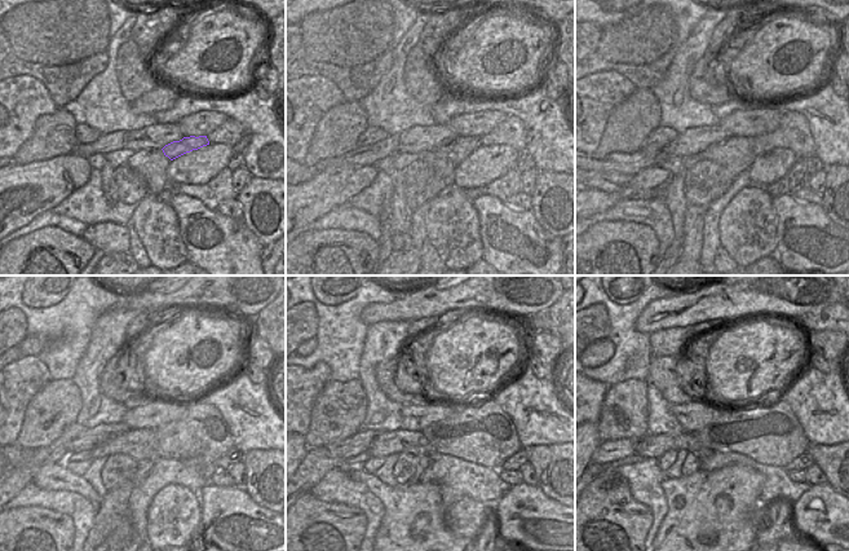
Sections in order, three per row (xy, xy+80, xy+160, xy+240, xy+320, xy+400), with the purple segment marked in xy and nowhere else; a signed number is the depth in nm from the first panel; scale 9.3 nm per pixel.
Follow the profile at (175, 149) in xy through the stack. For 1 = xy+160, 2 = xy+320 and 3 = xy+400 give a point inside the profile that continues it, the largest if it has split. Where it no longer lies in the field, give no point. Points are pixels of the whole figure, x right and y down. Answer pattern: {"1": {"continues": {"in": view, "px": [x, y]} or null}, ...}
{"1": {"continues": {"in": "xy+160", "px": [737, 154]}}, "2": {"continues": {"in": "xy+320", "px": [384, 444]}}, "3": {"continues": {"in": "xy+400", "px": [651, 445]}}}

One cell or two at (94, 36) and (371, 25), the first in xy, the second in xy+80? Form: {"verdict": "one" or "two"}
{"verdict": "one"}

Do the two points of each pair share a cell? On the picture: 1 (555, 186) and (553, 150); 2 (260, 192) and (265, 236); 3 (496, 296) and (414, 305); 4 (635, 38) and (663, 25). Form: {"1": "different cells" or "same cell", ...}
{"1": "different cells", "2": "same cell", "3": "same cell", "4": "same cell"}

